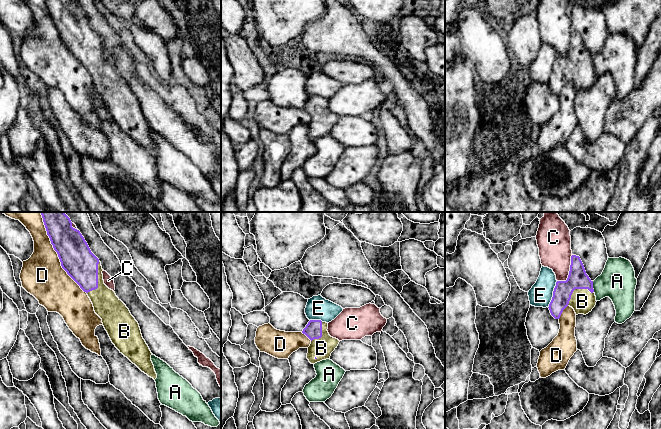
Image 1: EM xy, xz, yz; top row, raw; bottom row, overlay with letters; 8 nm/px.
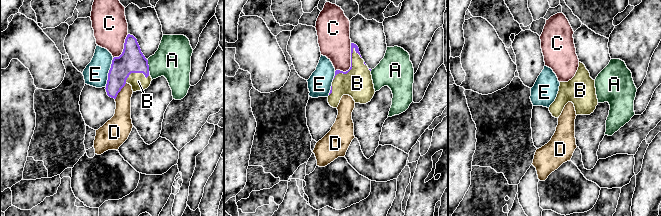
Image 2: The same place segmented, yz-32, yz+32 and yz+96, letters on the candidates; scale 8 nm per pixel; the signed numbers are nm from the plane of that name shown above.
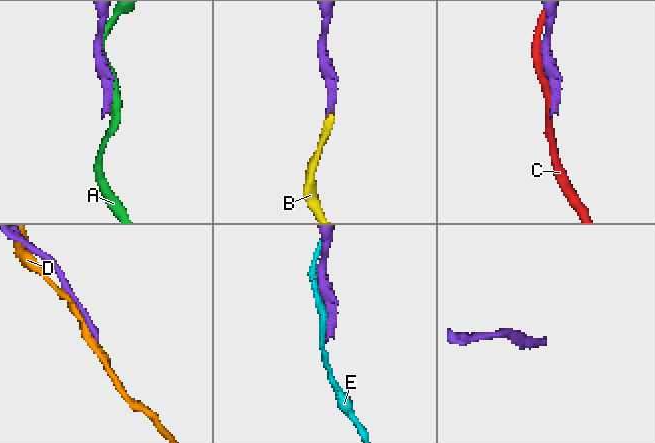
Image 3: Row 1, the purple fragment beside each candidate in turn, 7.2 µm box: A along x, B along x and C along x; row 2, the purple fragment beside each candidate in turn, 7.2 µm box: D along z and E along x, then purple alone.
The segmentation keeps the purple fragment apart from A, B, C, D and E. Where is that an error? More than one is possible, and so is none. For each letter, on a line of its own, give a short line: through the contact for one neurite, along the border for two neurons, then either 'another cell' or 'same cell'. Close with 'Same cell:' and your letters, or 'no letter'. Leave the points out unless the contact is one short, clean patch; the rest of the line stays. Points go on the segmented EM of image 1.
A: another cell
B: same cell
C: another cell
D: another cell
E: another cell
Same cell: B

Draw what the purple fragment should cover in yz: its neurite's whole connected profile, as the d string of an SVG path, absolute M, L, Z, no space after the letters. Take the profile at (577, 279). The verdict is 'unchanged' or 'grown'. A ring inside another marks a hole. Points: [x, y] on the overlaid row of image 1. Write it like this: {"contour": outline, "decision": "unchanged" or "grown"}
{"contour": "M571 256L569 275L566 281L557 281L549 304L551 315L559 319L563 310L570 306L576 315L588 314L596 305L593 281L586 274L579 256Z", "decision": "grown"}

